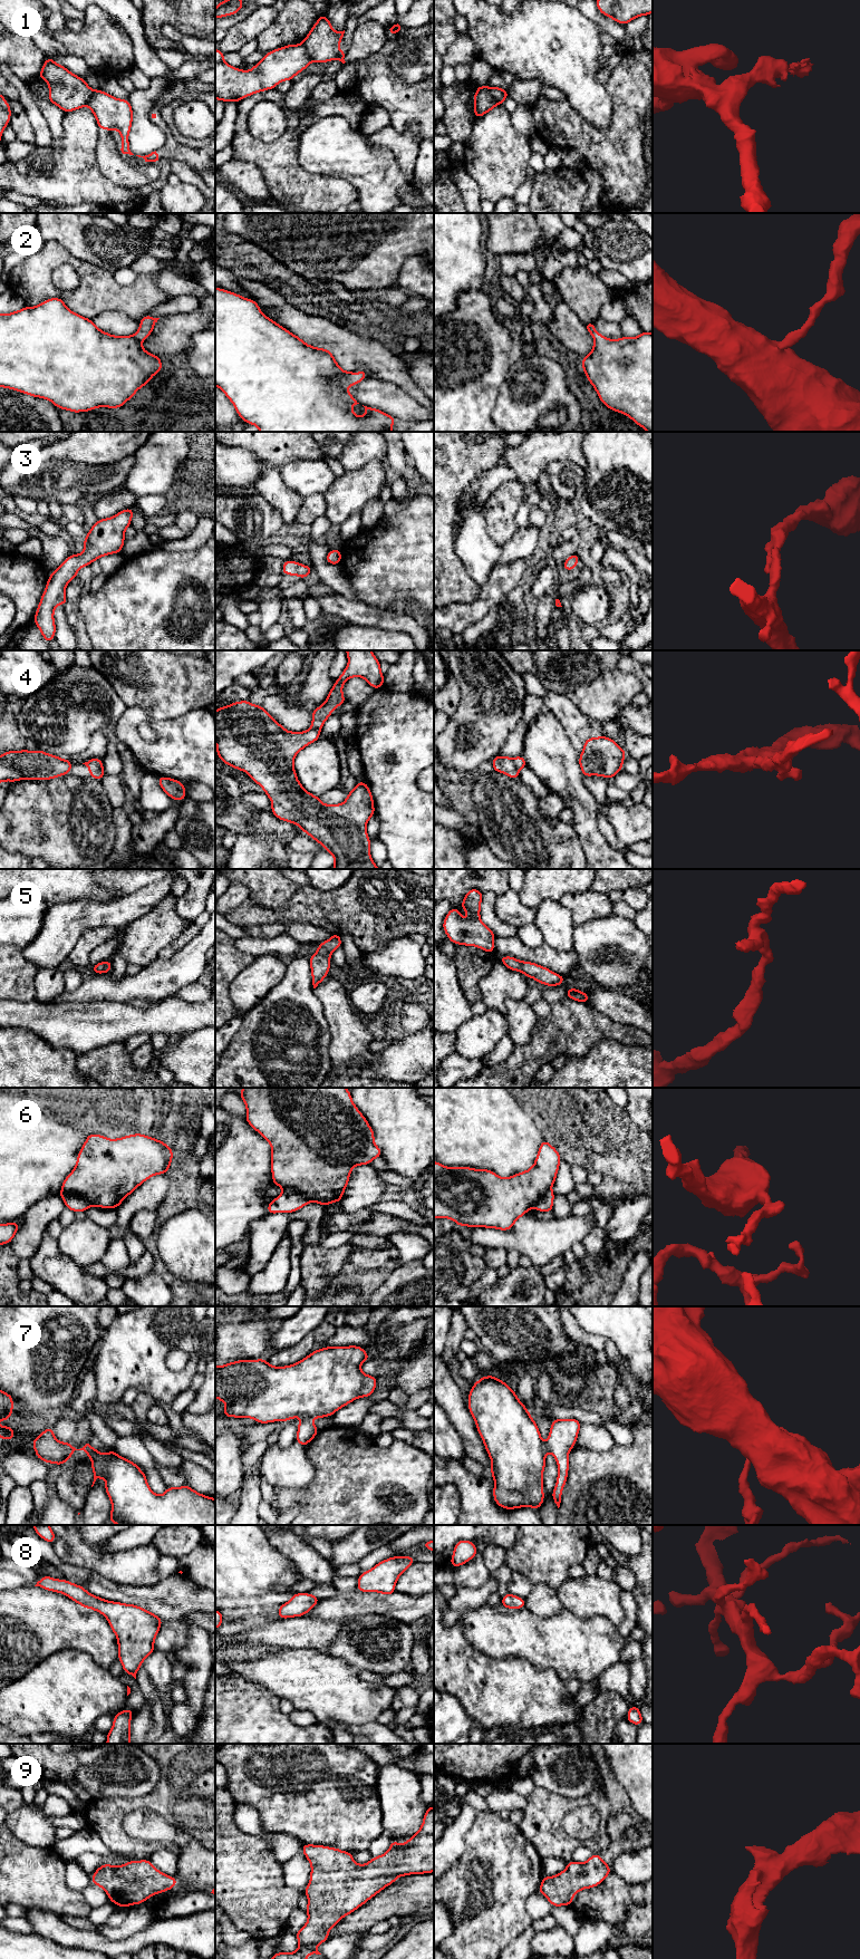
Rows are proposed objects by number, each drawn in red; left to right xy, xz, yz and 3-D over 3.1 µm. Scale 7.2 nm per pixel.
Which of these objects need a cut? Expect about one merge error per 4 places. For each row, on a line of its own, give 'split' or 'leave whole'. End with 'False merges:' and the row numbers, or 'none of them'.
1: split
2: leave whole
3: leave whole
4: leave whole
5: leave whole
6: split
7: split
8: leave whole
9: leave whole
False merges: 1, 6, 7

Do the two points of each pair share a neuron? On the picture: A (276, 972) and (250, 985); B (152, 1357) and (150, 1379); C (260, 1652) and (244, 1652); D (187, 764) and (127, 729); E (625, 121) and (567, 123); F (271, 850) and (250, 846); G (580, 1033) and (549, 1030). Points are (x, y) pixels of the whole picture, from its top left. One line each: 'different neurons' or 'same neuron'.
A: same neuron
B: same neuron
C: same neuron
D: same neuron
E: same neuron
F: same neuron
G: same neuron

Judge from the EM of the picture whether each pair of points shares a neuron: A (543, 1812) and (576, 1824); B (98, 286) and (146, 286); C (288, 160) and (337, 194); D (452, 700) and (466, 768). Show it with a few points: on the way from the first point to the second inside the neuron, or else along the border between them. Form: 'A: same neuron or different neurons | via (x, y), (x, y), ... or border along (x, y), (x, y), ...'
A: different neurons | border along (586, 1805), (563, 1818), (563, 1829), (571, 1837)
B: same neuron | via (110, 292), (134, 292)
C: same neuron | via (297, 173), (318, 194), (324, 194)
D: different neurons | border along (460, 686), (460, 703), (456, 711), (450, 717)

